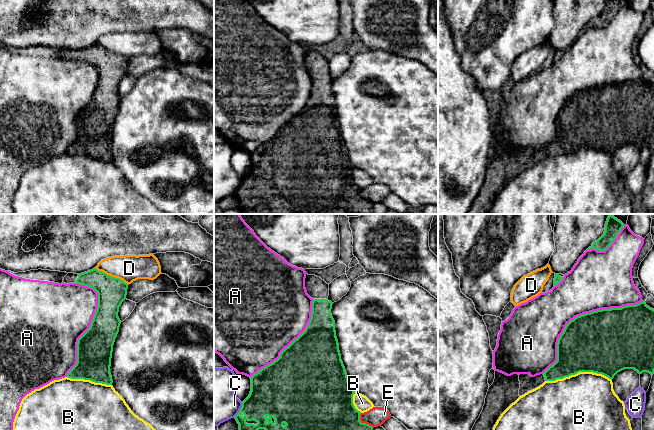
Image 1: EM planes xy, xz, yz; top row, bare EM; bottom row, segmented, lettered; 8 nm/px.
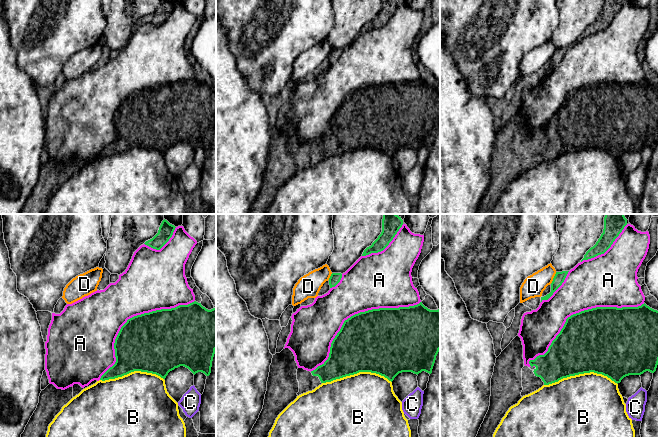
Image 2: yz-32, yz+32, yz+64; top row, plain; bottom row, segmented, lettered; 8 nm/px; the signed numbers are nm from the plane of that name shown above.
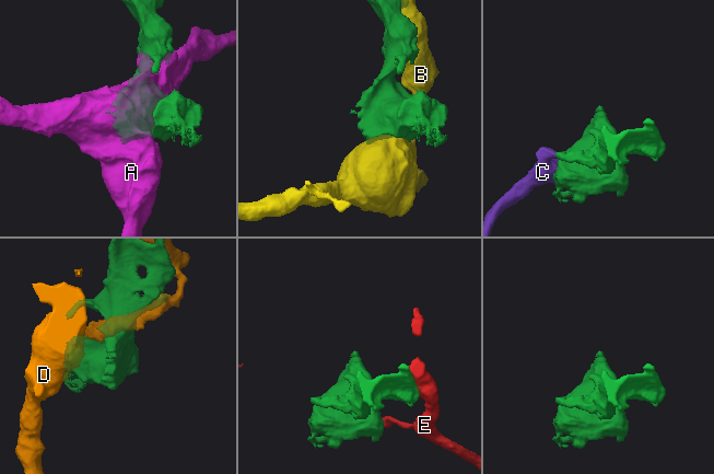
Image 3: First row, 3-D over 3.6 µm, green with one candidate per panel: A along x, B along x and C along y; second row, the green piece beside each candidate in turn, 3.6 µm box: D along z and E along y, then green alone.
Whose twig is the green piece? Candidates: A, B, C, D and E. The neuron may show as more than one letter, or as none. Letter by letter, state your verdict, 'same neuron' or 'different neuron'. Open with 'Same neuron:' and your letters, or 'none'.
Same neuron: none
A: different neuron
B: different neuron
C: different neuron
D: different neuron
E: different neuron

